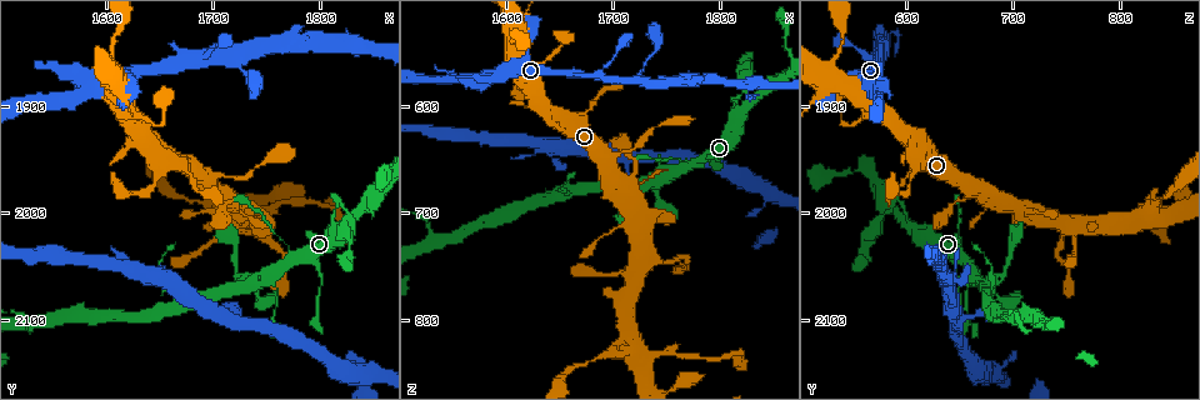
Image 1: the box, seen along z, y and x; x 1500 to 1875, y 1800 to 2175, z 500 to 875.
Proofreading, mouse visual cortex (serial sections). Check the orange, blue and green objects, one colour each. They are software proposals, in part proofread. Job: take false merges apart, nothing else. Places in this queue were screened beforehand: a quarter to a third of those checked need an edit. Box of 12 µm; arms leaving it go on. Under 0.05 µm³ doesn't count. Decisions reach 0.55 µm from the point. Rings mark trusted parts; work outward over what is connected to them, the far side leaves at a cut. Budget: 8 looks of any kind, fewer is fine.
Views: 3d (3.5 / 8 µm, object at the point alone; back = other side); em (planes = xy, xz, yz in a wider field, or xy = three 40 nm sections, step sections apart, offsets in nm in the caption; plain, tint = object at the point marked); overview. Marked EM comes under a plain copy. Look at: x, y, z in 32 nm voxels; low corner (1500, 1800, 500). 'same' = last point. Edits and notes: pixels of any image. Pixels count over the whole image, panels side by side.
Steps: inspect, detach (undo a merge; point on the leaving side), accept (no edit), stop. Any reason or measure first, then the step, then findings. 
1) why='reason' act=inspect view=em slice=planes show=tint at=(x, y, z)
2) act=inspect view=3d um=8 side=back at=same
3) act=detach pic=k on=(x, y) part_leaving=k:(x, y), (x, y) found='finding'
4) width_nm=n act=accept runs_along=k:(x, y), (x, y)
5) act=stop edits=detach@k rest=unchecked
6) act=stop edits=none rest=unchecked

why='narrows sharply' act=inspect view=3d um=8 at=(1702, 1844, 552)

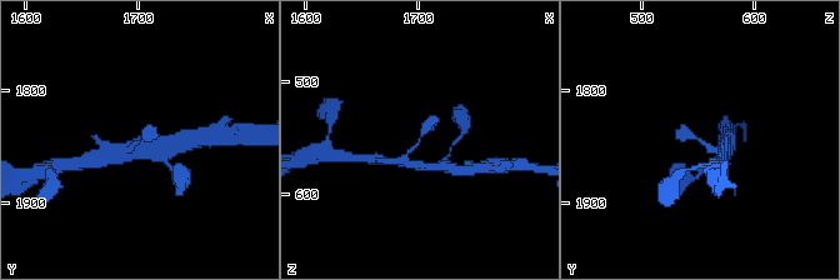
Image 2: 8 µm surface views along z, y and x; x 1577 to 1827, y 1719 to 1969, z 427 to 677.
act=inspect view=em slice=xy step=2 show=tint at=(1702, 1844, 548)

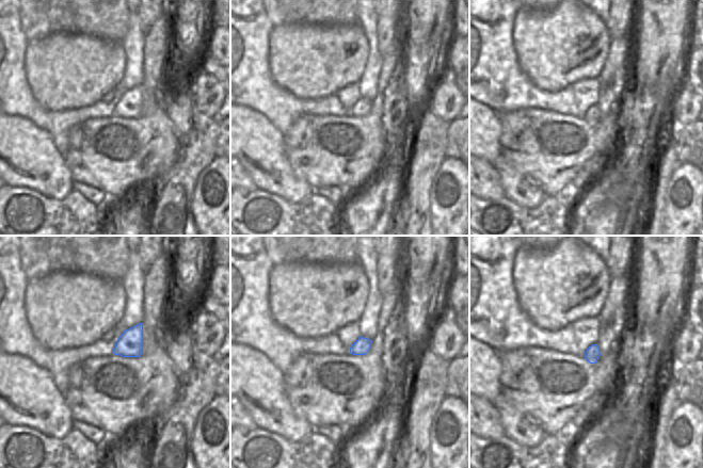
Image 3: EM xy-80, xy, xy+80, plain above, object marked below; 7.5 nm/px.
act=accept runs_along=2:(400, 161), (436, 121) found='continuous, no second cell'

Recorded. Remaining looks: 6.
why='sharp bend' act=inspect view=3d um=3.5 at=(1814, 1992, 592)

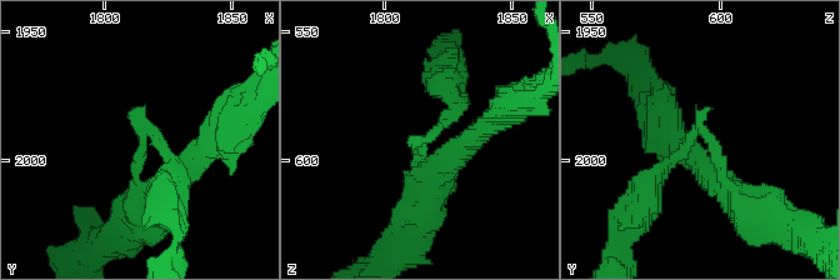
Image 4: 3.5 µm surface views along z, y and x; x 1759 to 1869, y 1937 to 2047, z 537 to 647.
arm_widths_nm=150,200 act=accept runs_along=4:(734, 199), (699, 130), (651, 180) found='one cell here'

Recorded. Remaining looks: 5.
why='calibre changes' act=inspect view=3d um=3.5 at=(1762, 1994, 834)

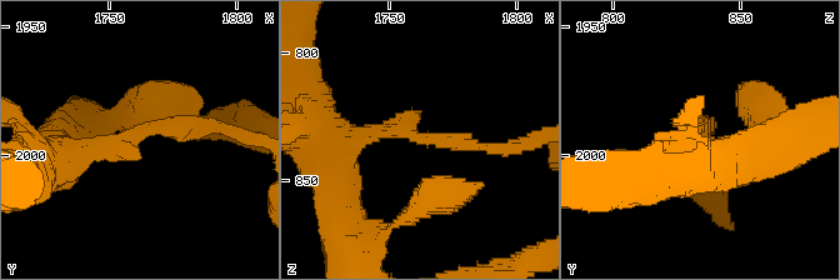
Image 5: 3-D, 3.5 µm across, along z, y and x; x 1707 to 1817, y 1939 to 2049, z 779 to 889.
arm_widths_nm=200,200 act=inspect view=em slice=xy step=5 show=tint at=(1761, 1992, 832)

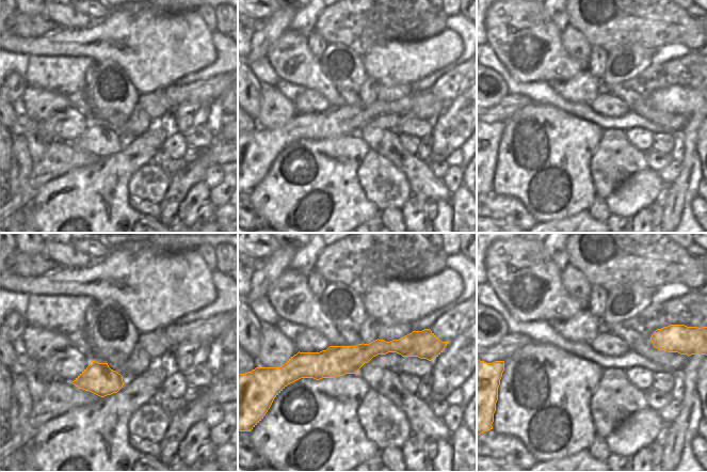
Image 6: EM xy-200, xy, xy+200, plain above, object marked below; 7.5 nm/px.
width_nm=220 act=accept runs_along=6:(428, 344), (288, 366) found='all the same cell'

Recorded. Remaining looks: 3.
act=stop edits=none rest=unchecked

